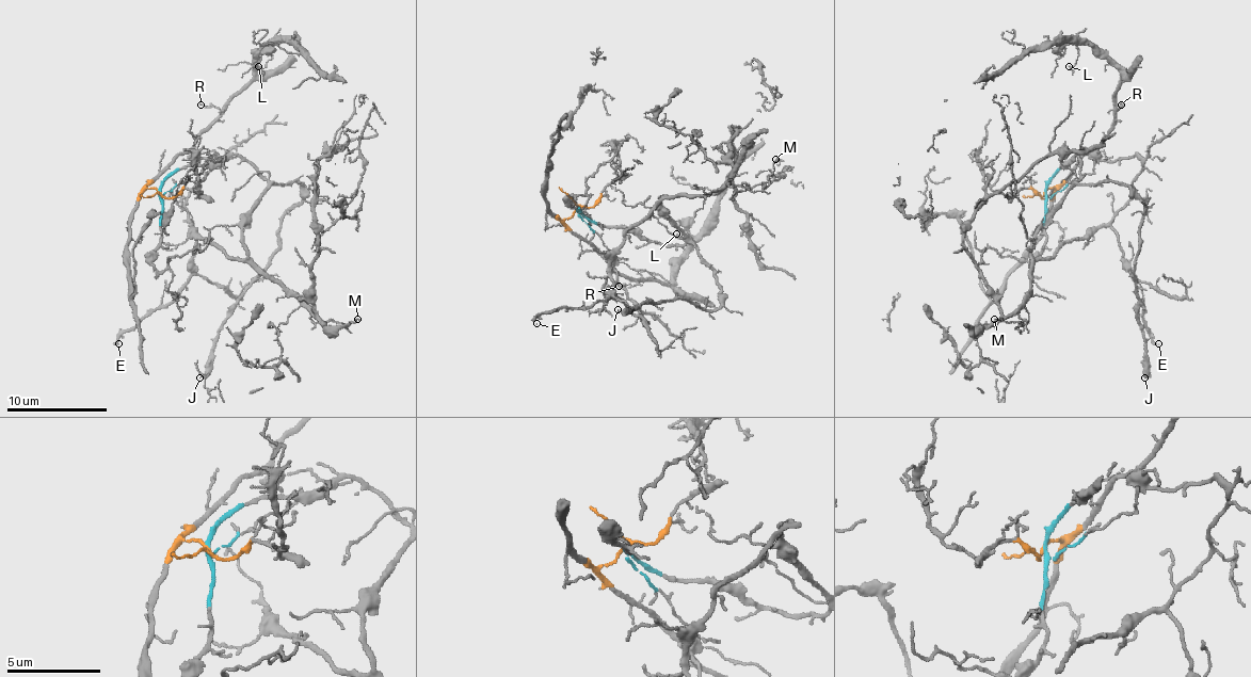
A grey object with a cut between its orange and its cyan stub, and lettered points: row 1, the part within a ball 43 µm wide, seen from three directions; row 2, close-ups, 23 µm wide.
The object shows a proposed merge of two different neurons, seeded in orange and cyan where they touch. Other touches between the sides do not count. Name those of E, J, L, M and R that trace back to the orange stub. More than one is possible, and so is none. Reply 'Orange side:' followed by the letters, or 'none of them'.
Orange side: L, R

